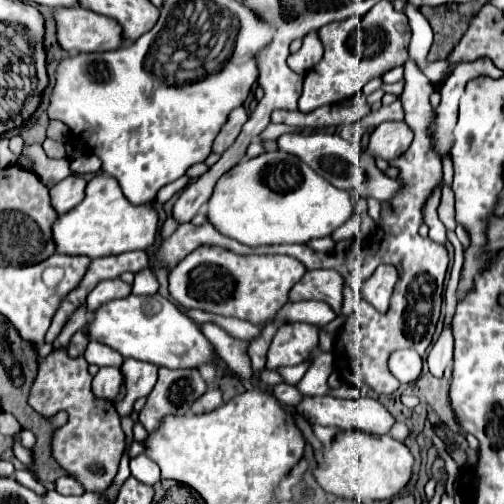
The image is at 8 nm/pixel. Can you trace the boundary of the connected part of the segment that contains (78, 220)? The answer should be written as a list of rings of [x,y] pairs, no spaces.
[[[98,172],[86,186],[86,198],[56,220],[54,242],[60,254],[102,258],[130,250],[150,250],[156,244],[158,228],[156,202],[148,202],[148,206],[134,206],[132,202],[126,202],[116,178]]]

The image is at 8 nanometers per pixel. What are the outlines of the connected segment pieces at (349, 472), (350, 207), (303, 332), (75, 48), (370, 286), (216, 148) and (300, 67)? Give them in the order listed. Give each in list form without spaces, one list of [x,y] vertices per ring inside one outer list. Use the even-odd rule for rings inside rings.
[[[358,430],[340,432],[338,438],[332,442],[332,446],[324,448],[322,464],[326,468],[318,466],[318,470],[314,470],[314,476],[316,476],[318,484],[326,492],[330,492],[334,496],[350,498],[350,500],[358,500],[358,502],[364,502],[364,500],[392,500],[392,498],[396,498],[398,494],[402,494],[406,490],[406,486],[412,480],[412,472],[414,472],[414,456],[412,456],[412,452],[408,450],[406,444],[394,440],[392,436],[372,436],[372,434],[358,432]]]
[[[282,150],[264,152],[238,162],[216,184],[208,200],[208,222],[224,236],[248,246],[306,244],[312,238],[330,236],[356,212],[352,192],[330,186],[300,158]]]
[[[284,324],[272,338],[266,352],[266,370],[278,370],[280,366],[296,366],[310,358],[318,344],[318,328],[312,324]]]
[[[82,6],[58,8],[54,10],[54,18],[58,24],[58,42],[70,54],[108,52],[126,44],[122,26],[116,20]]]
[[[390,264],[378,266],[376,272],[364,282],[362,298],[370,302],[380,314],[386,314],[386,310],[390,310],[390,298],[396,282],[398,282],[396,266],[390,266]]]
[[[240,106],[240,108],[236,108],[236,110],[230,114],[228,122],[222,126],[222,130],[220,130],[218,138],[214,140],[214,144],[212,144],[212,152],[222,154],[224,150],[228,150],[228,146],[230,146],[230,144],[234,144],[234,140],[238,138],[238,134],[240,134],[240,130],[242,130],[242,126],[244,126],[244,122],[246,122],[246,120],[248,120],[246,110],[244,110],[242,106]]]
[[[312,32],[304,38],[302,48],[296,54],[290,54],[288,66],[298,74],[306,74],[322,58],[322,52],[322,42],[318,40],[318,34]]]

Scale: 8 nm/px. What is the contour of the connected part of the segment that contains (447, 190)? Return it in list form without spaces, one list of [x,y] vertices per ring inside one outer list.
[[[442,184],[442,200],[438,206],[438,216],[444,222],[448,230],[456,228],[456,218],[454,218],[454,192],[448,184]]]

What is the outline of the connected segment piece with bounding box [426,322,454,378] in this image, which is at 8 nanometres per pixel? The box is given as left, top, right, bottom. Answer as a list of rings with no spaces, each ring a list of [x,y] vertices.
[[[452,322],[444,326],[438,342],[432,346],[428,354],[428,368],[434,378],[442,378],[444,370],[452,366],[452,354],[454,354],[454,336],[452,336]]]

